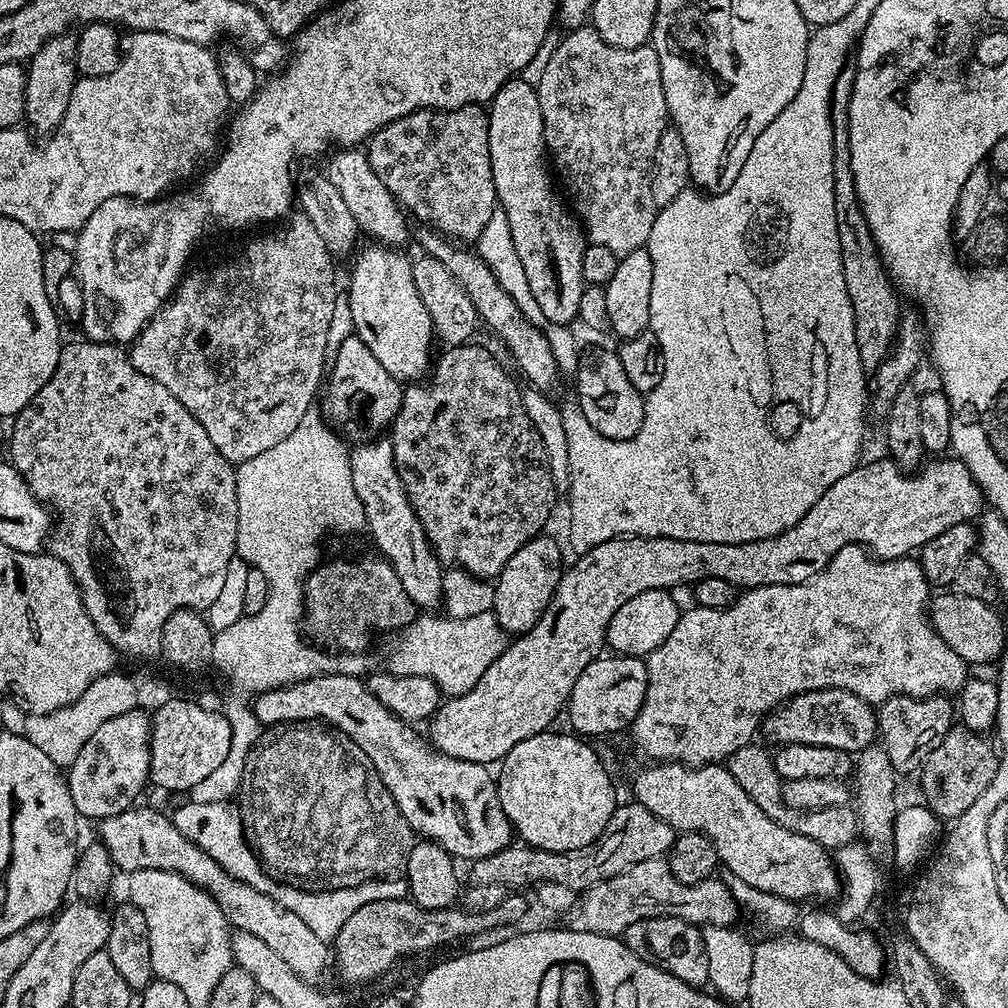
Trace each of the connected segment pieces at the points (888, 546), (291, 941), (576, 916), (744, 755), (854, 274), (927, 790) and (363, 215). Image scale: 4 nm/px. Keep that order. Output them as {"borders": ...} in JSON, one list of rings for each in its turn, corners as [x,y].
{"borders":[[[[883,458],[884,460],[872,460],[861,463],[854,470],[850,470],[850,474],[846,474],[846,478],[838,478],[838,482],[834,482],[834,486],[830,486],[830,490],[826,490],[826,494],[822,494],[822,498],[818,498],[818,502],[814,502],[814,506],[810,510],[806,510],[804,517],[794,526],[790,526],[790,530],[786,530],[780,536],[771,536],[770,538],[762,538],[758,542],[746,542],[745,544],[719,544],[718,542],[694,542],[693,540],[675,540],[674,538],[662,538],[661,536],[626,536],[618,540],[610,542],[602,542],[598,546],[594,546],[589,552],[581,552],[575,557],[576,561],[567,565],[566,571],[561,575],[556,593],[553,594],[551,602],[546,606],[546,610],[542,614],[542,618],[528,632],[521,632],[515,637],[516,640],[505,647],[504,652],[498,658],[494,658],[494,662],[490,662],[490,666],[486,666],[486,674],[482,674],[482,678],[478,678],[478,682],[474,682],[474,686],[470,690],[466,690],[466,694],[461,696],[453,696],[445,699],[440,707],[436,710],[436,715],[431,717],[430,723],[427,725],[427,739],[437,752],[446,754],[450,758],[458,758],[459,760],[479,760],[480,763],[489,766],[495,765],[504,759],[506,753],[514,750],[514,746],[518,746],[518,742],[522,742],[526,738],[530,738],[539,732],[547,732],[553,727],[552,724],[556,720],[556,715],[565,711],[570,694],[574,690],[574,682],[578,682],[578,674],[582,674],[582,670],[586,670],[586,666],[590,666],[592,660],[597,659],[605,651],[606,641],[608,639],[608,627],[610,626],[610,618],[614,618],[615,612],[623,606],[624,603],[630,602],[630,598],[634,598],[634,594],[642,594],[642,590],[654,590],[655,588],[666,588],[676,590],[679,584],[687,584],[693,586],[697,582],[706,578],[722,578],[725,582],[730,582],[737,589],[747,590],[749,588],[757,588],[758,586],[774,586],[775,584],[804,584],[807,580],[813,580],[819,572],[822,572],[827,564],[832,561],[834,554],[838,554],[838,550],[842,550],[842,546],[847,544],[859,544],[868,549],[873,556],[881,560],[899,560],[908,558],[913,555],[923,544],[930,542],[930,538],[938,538],[938,534],[942,534],[942,530],[950,530],[950,526],[958,526],[965,522],[972,522],[979,517],[982,509],[985,507],[986,501],[984,493],[980,487],[976,485],[976,479],[970,474],[970,470],[966,470],[963,462],[955,458],[936,458],[933,464],[925,463],[919,470],[909,474],[905,469],[898,467],[891,458]]],[[[133,806],[127,808],[122,814],[114,814],[110,818],[99,821],[100,828],[99,839],[103,841],[106,850],[109,851],[110,858],[115,867],[124,874],[131,874],[138,870],[166,870],[167,872],[177,872],[182,878],[186,878],[195,887],[204,892],[210,893],[216,899],[216,905],[224,911],[224,917],[227,918],[229,925],[233,929],[254,934],[254,938],[262,938],[274,954],[279,954],[286,963],[290,965],[290,970],[298,974],[302,979],[309,982],[319,981],[319,976],[330,968],[330,948],[298,914],[294,914],[289,908],[282,907],[273,896],[268,896],[263,890],[250,886],[246,881],[231,876],[226,869],[222,867],[206,850],[197,846],[186,834],[178,830],[175,819],[171,815],[163,816],[156,808],[140,808]]],[[[667,859],[647,860],[630,866],[622,874],[610,878],[606,882],[598,882],[598,886],[587,888],[579,893],[578,899],[566,914],[566,927],[571,932],[589,932],[590,934],[602,934],[603,936],[623,937],[626,926],[634,926],[634,922],[642,922],[646,918],[682,918],[686,922],[697,926],[732,926],[737,923],[736,911],[738,905],[732,897],[731,890],[720,878],[709,878],[697,884],[683,884],[674,878]]],[[[759,743],[747,744],[744,748],[739,748],[734,755],[728,757],[726,767],[730,774],[734,774],[734,782],[758,802],[762,814],[774,818],[778,826],[786,826],[786,830],[794,830],[796,834],[806,834],[814,842],[818,842],[829,850],[837,850],[853,843],[854,840],[854,812],[848,804],[843,804],[837,808],[815,808],[809,812],[803,808],[789,808],[784,795],[782,794],[782,781],[776,762],[771,751],[759,748]]],[[[844,66],[832,91],[834,218],[838,218],[838,246],[842,250],[842,274],[846,274],[846,294],[850,294],[850,306],[854,310],[854,338],[858,342],[858,358],[862,358],[865,373],[872,374],[892,349],[902,308],[896,301],[898,292],[894,287],[893,277],[888,275],[888,269],[880,259],[880,252],[876,249],[854,190],[848,149],[848,107],[855,77],[855,67]]],[[[959,722],[953,723],[946,738],[938,742],[930,758],[926,758],[923,768],[919,769],[920,788],[924,791],[923,803],[927,804],[930,811],[940,817],[941,821],[955,820],[966,810],[970,810],[970,806],[978,802],[982,790],[990,786],[999,761],[997,745],[987,735],[971,732]]],[[[344,146],[333,151],[328,158],[328,180],[338,189],[338,195],[346,202],[350,214],[354,214],[354,222],[358,222],[361,233],[365,237],[373,236],[371,239],[378,244],[404,246],[400,244],[408,240],[408,218],[390,190],[386,190],[386,185],[379,180],[378,174],[370,170],[367,151],[356,146]]]]}

